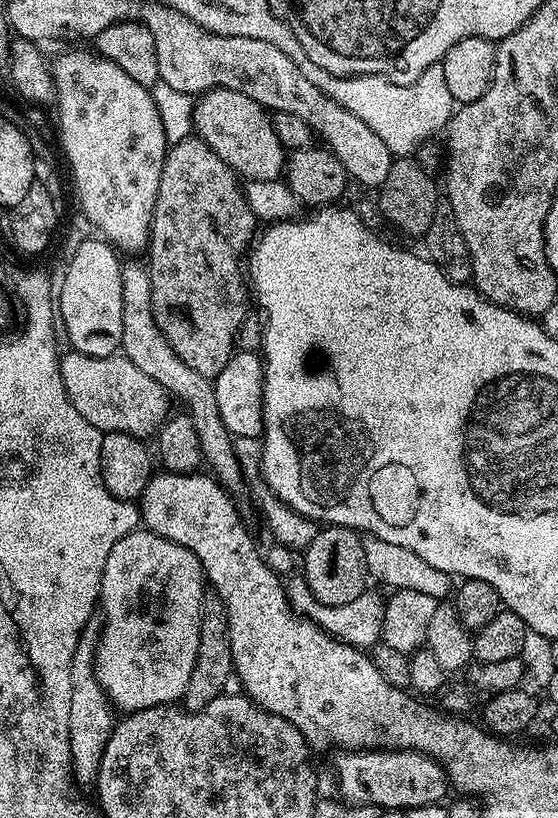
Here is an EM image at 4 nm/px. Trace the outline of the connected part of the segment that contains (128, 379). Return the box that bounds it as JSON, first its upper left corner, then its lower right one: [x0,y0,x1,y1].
[60,350,170,438]

